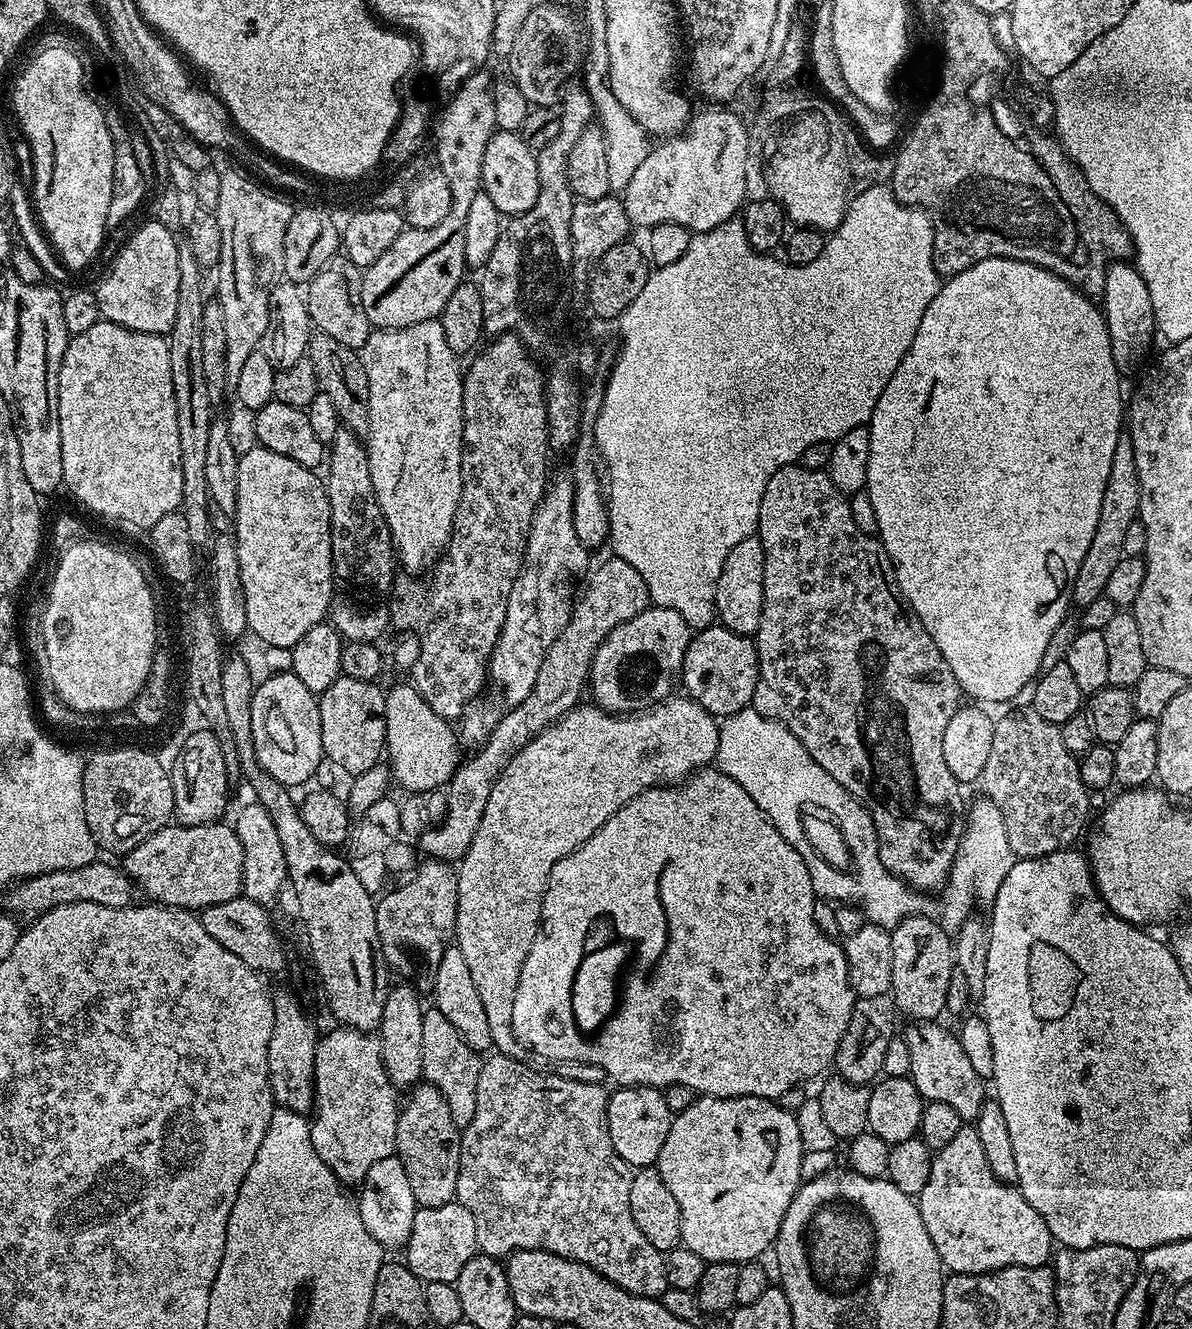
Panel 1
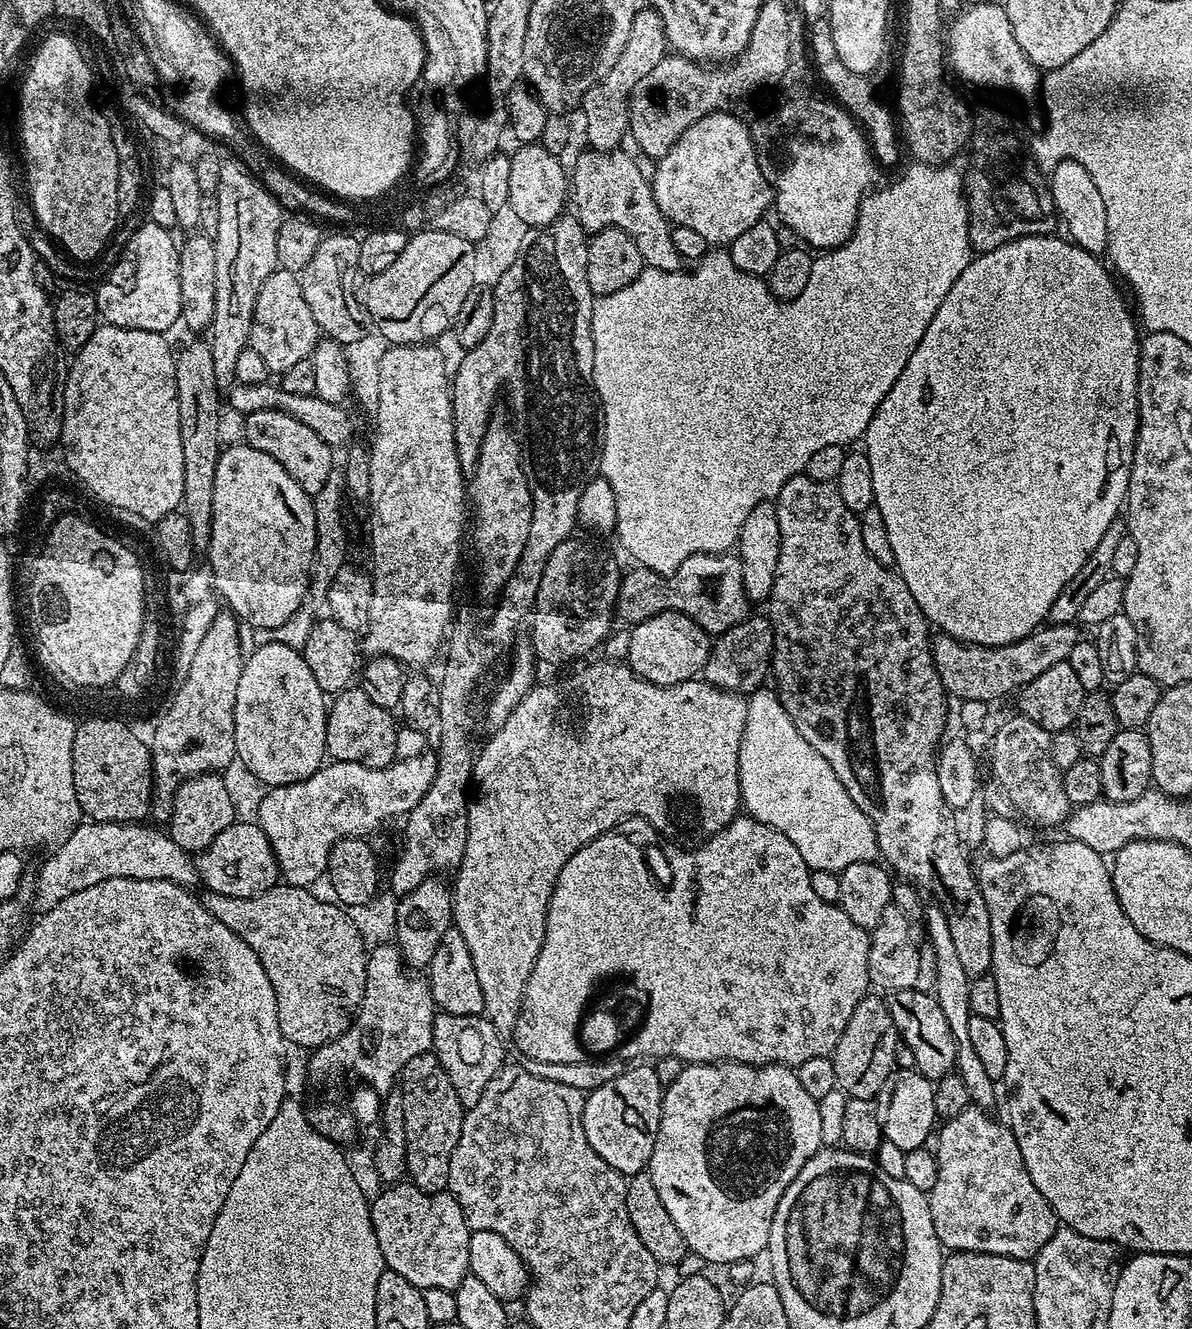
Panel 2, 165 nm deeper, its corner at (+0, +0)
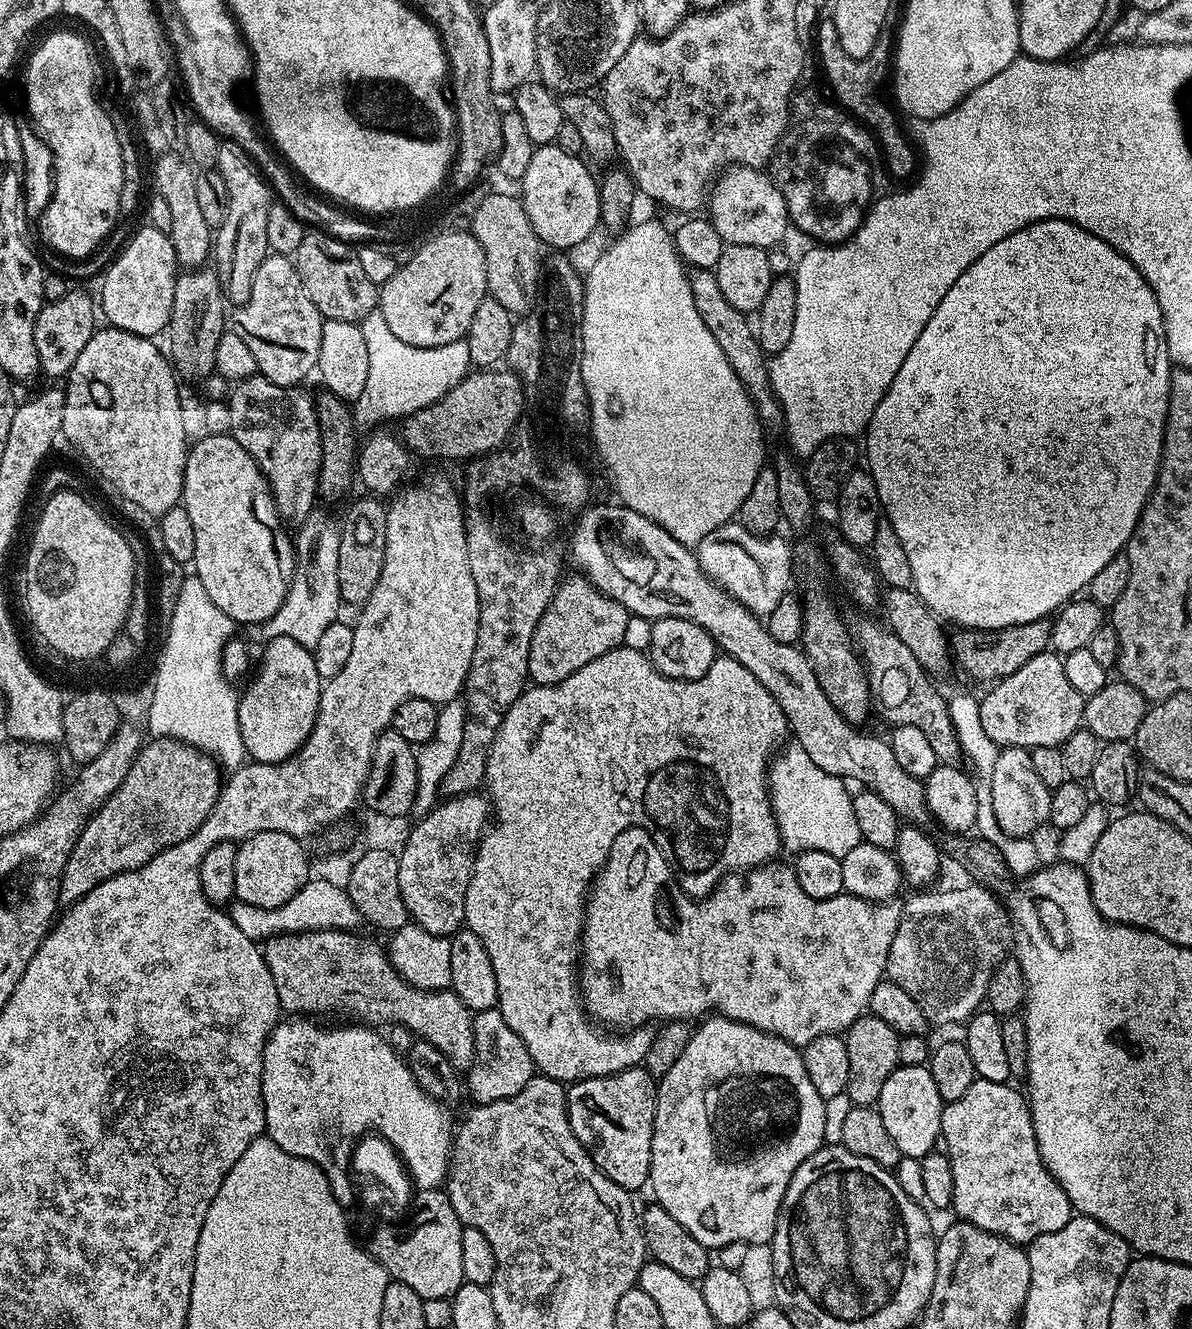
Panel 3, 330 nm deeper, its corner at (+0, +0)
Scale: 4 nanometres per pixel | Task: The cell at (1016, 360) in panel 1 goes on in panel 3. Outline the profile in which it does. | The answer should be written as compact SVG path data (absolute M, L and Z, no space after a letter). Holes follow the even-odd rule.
M1039 220L1036 224L1027 224L1022 230L1002 238L1000 244L990 246L978 262L974 262L962 274L954 286L942 298L938 310L934 310L934 318L926 322L922 334L918 334L918 342L910 346L910 354L906 354L906 362L898 374L894 374L894 382L886 390L882 402L878 402L876 409L872 411L872 417L866 429L868 436L868 464L867 471L872 473L872 481L878 486L878 498L883 515L888 518L894 528L902 547L906 550L907 561L910 562L910 570L913 572L911 587L916 595L922 598L931 612L940 617L941 621L948 620L960 628L1005 628L1006 626L1018 626L1026 622L1043 620L1051 617L1053 613L1064 607L1069 600L1079 597L1087 589L1090 578L1110 562L1110 558L1121 555L1128 547L1128 540L1135 530L1139 504L1143 504L1144 492L1149 490L1152 472L1160 469L1160 459L1164 453L1164 431L1166 430L1166 418L1168 417L1168 399L1170 398L1170 378L1174 371L1172 359L1168 357L1166 346L1166 334L1164 333L1164 319L1162 310L1158 306L1158 298L1154 290L1142 278L1138 271L1125 256L1114 246L1110 246L1102 238L1090 234L1086 229L1079 228L1077 224L1071 224L1068 220Z

